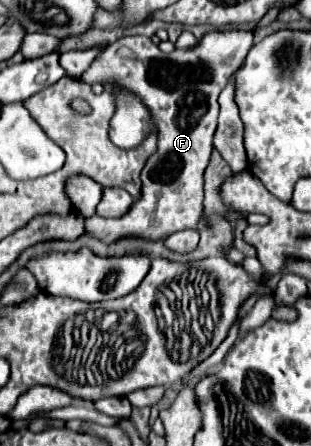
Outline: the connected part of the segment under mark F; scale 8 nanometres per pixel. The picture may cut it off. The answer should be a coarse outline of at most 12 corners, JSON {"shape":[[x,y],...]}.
{"shape":[[250,30],[192,50],[106,46],[82,74],[130,92],[158,128],[142,196],[86,232],[166,240],[196,228],[218,94]]}

